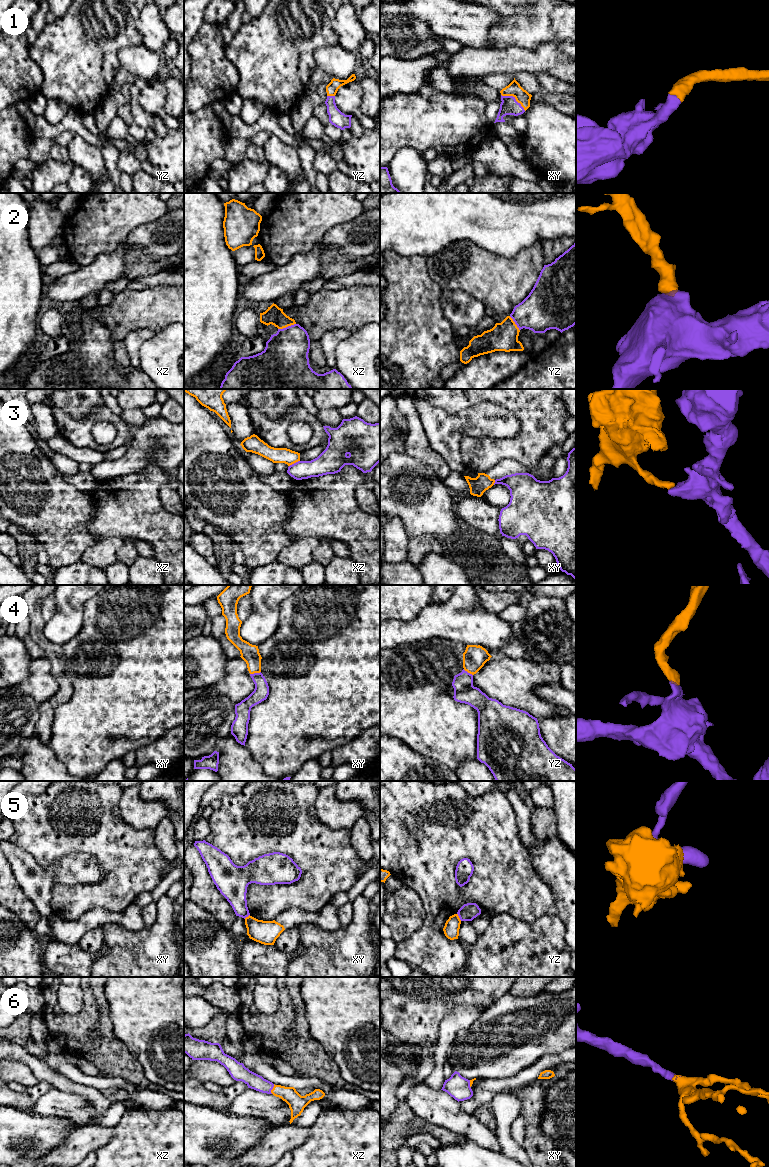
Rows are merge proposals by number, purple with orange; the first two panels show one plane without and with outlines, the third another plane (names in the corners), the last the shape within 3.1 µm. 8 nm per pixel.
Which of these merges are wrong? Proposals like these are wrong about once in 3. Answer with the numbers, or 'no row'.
3, 5

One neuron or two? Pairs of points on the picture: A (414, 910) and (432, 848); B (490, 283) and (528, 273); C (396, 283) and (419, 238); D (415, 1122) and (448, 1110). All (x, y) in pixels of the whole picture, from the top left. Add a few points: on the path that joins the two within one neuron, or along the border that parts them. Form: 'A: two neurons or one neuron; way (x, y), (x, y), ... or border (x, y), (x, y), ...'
A: two neurons; border (403, 885), (417, 894), (425, 910), (424, 919)
B: one neuron; way (499, 282), (507, 282), (519, 274)
C: two neurons; border (390, 250), (404, 256), (423, 255), (425, 257)
D: two neurons; border (406, 1103), (422, 1119), (444, 1128)

